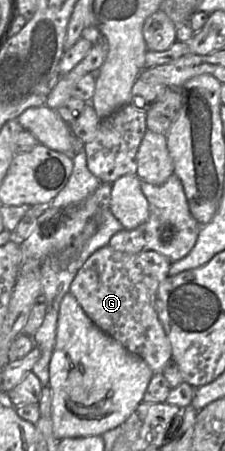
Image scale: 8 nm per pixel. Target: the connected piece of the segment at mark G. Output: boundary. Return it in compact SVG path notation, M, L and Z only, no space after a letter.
M107 245L85 261L70 285L70 292L93 323L129 352L144 359L154 374L162 373L172 357L171 343L156 311L157 290L168 276L171 264L156 251L128 254Z

